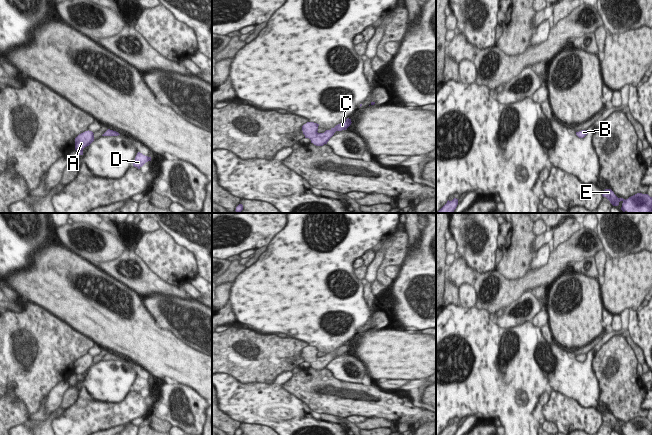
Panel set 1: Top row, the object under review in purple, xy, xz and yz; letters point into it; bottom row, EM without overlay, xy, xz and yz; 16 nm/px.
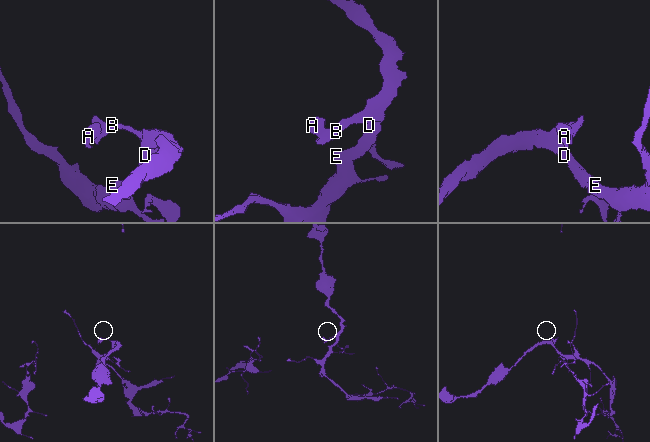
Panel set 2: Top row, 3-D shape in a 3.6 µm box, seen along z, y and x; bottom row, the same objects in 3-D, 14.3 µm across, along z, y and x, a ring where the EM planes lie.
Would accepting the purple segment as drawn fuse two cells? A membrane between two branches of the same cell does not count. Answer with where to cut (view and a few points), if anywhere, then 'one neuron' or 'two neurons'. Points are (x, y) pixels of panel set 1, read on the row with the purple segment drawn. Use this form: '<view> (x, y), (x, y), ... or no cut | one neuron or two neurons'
no cut | one neuron

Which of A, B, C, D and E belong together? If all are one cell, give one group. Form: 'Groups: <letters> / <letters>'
Groups: A B C D E

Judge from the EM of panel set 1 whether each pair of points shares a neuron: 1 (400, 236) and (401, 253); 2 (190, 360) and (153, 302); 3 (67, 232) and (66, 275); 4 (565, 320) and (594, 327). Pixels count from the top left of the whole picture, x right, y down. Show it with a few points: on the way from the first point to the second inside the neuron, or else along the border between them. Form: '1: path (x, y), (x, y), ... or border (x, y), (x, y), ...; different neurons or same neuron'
1: path (400, 240), (400, 249); same neuron
2: border (153, 317), (161, 327), (168, 328), (191, 345); different neurons
3: border (59, 241), (87, 260); different neurons
4: path (572, 320), (587, 326); same neuron

